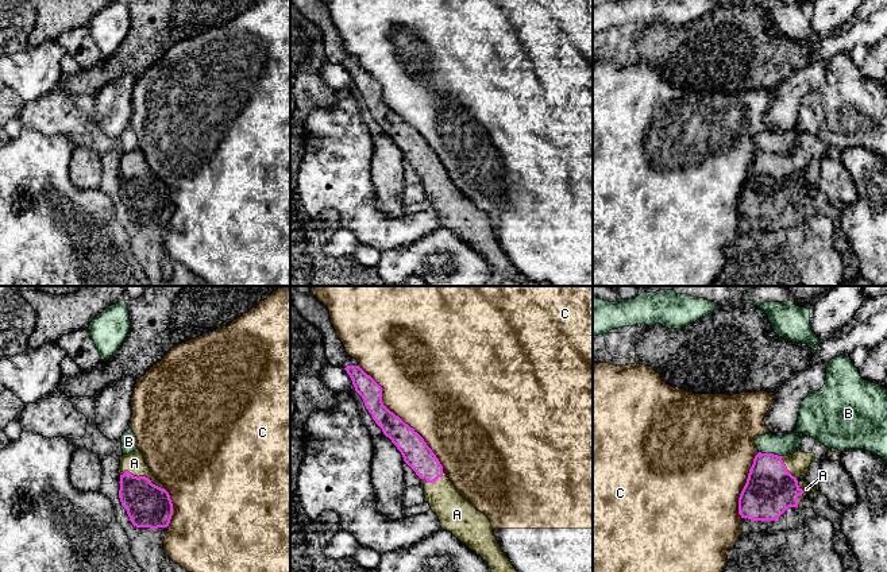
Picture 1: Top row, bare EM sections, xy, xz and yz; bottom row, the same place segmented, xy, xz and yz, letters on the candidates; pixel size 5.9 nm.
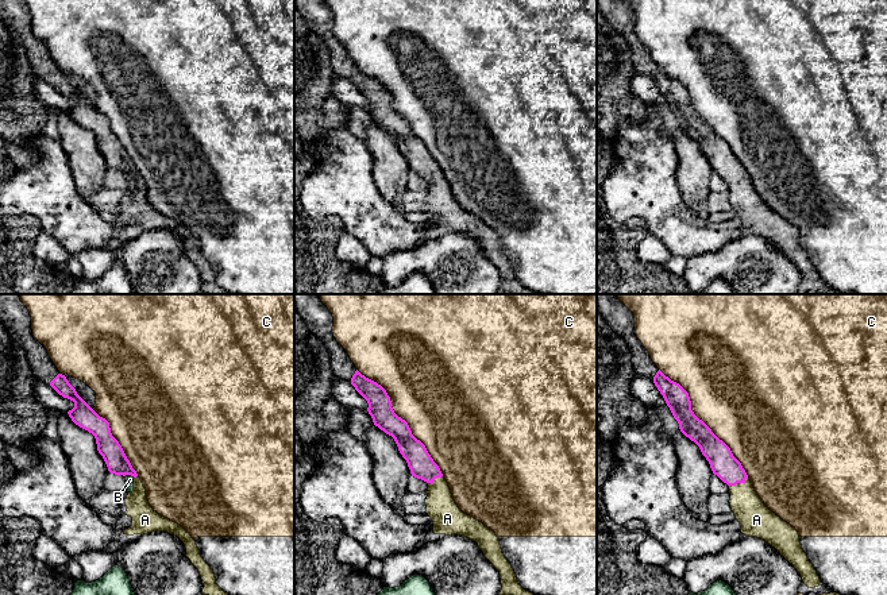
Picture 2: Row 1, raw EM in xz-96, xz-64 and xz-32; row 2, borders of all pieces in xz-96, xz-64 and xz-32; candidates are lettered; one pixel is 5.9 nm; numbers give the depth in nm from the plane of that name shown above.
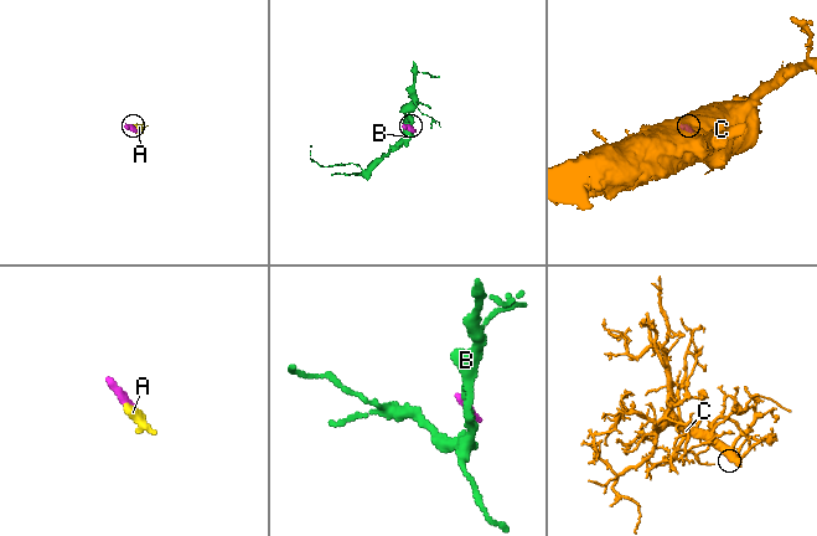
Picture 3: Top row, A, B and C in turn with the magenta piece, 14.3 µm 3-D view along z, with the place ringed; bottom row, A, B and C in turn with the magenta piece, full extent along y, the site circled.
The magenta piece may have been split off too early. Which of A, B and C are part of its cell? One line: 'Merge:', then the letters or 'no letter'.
Merge: A

